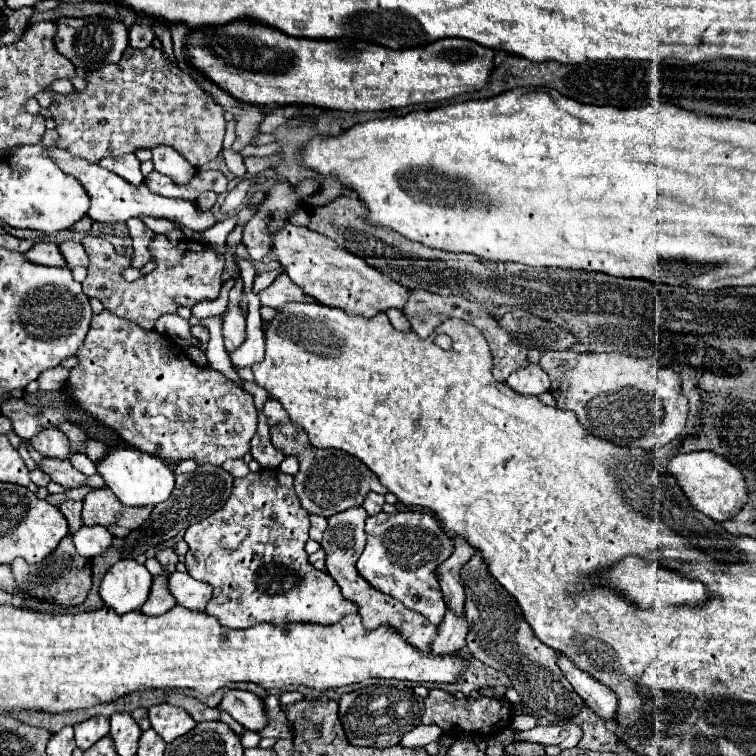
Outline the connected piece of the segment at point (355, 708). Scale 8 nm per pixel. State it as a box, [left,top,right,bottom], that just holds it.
[339,684,425,748]

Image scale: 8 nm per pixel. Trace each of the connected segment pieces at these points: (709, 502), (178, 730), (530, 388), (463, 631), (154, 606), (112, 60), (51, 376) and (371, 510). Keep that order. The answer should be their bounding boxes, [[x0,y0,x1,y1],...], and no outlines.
[[667,452,747,522],[149,704,197,742],[507,364,549,396],[433,610,467,656],[141,576,177,616],[55,18,129,72],[37,366,69,390],[363,494,385,516]]

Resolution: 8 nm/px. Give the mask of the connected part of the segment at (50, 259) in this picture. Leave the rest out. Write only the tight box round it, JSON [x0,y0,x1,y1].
[25,242,65,266]

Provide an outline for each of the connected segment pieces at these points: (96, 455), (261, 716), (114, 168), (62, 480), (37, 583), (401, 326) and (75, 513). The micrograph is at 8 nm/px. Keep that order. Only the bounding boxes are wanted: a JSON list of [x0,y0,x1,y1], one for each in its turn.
[[85,440,111,462],[219,690,269,732],[99,154,143,184],[39,458,87,488],[13,536,91,606],[385,308,411,330],[59,500,83,534]]

